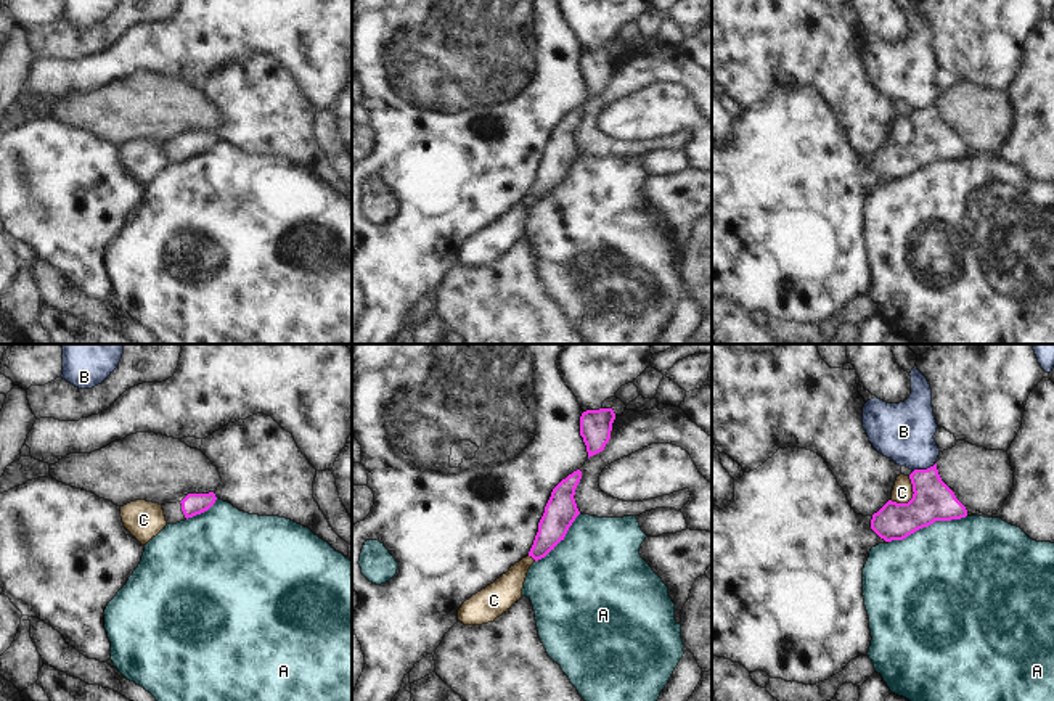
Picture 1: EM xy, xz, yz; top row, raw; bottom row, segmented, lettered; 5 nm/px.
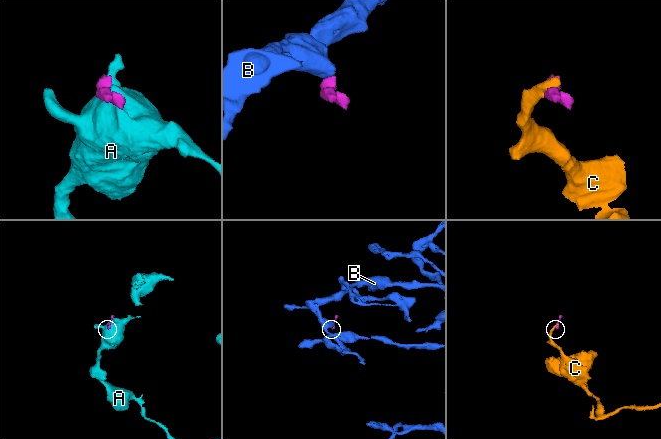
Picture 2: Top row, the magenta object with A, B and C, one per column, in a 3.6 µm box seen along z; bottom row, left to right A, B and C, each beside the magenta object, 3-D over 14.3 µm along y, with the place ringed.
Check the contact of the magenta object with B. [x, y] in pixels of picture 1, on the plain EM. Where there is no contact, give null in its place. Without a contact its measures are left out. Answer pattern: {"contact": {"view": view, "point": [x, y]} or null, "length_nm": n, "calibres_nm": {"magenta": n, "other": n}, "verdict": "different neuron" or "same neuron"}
{"contact": {"view": "yz", "point": [924, 110]}, "length_nm": 130, "calibres_nm": {"magenta": 200, "other": 300}, "verdict": "different neuron"}

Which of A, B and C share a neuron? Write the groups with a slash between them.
A / B / C

